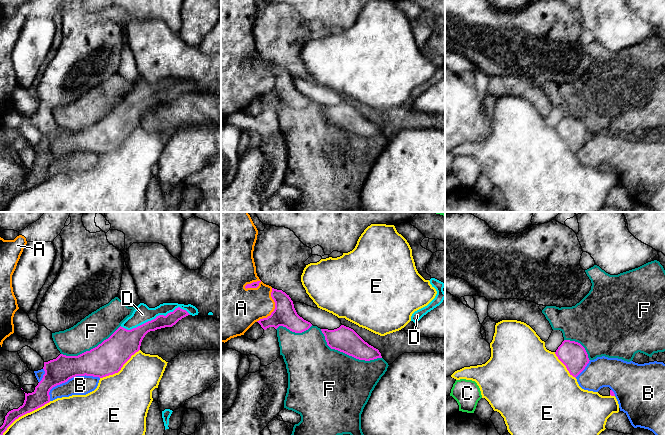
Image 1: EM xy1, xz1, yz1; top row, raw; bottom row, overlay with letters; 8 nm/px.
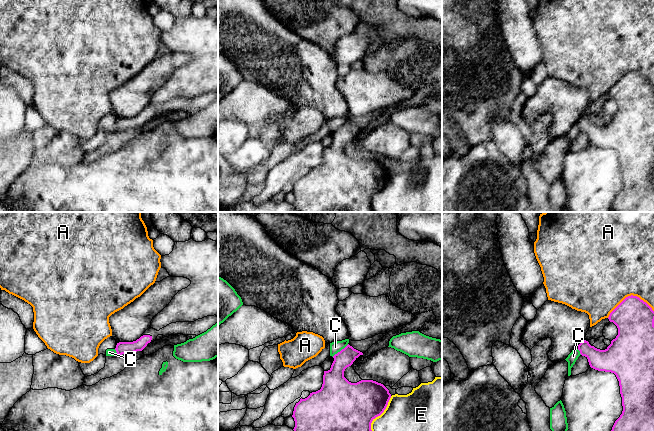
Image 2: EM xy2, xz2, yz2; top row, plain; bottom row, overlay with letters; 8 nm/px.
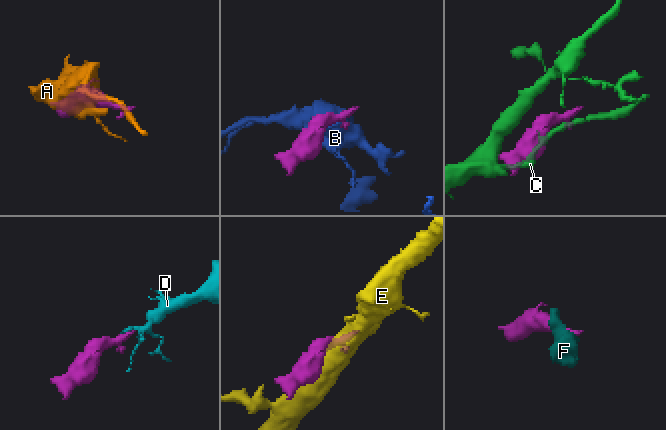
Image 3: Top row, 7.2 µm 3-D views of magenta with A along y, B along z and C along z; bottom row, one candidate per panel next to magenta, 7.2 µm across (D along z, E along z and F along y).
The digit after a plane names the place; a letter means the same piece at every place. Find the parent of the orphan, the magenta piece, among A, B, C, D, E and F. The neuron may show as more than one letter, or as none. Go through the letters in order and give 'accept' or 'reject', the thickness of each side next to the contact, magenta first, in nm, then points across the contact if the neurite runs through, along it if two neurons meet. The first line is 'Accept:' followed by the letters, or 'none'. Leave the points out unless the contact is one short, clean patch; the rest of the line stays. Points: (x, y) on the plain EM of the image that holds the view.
Accept: D
A: reject | 320/500 nm
B: reject | 220/160 nm
C: reject | 180/90 nm | along xz2 (348, 120), (332, 132)
D: accept | 140/140 nm
E: reject | 140/460 nm
F: reject | 200/500 nm

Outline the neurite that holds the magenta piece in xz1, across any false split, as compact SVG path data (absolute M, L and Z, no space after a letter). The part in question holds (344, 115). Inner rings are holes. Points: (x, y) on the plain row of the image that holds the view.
M341 101L334 106L321 105L327 121L359 136L382 134L378 125L365 118L353 105Z

